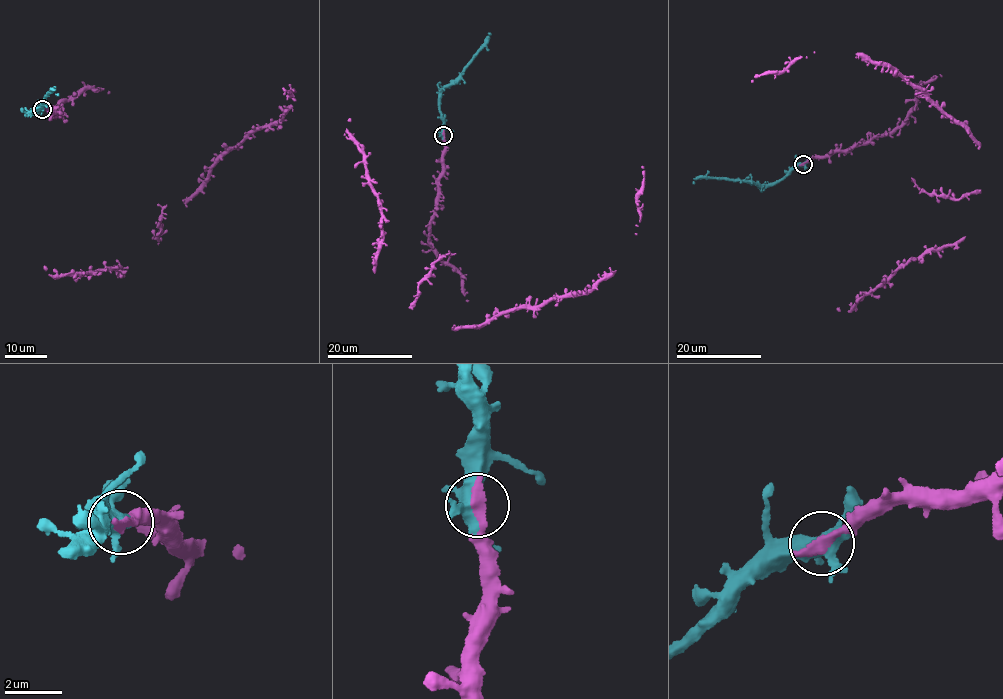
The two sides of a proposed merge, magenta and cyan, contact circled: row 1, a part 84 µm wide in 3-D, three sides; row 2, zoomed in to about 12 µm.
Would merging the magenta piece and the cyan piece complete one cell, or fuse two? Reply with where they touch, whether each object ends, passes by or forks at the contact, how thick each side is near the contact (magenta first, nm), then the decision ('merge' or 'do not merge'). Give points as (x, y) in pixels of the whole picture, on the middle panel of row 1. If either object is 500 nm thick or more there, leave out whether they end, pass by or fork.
place (443, 135); magenta ends; cyan forks; calibres 320 and 460 nm; merge

